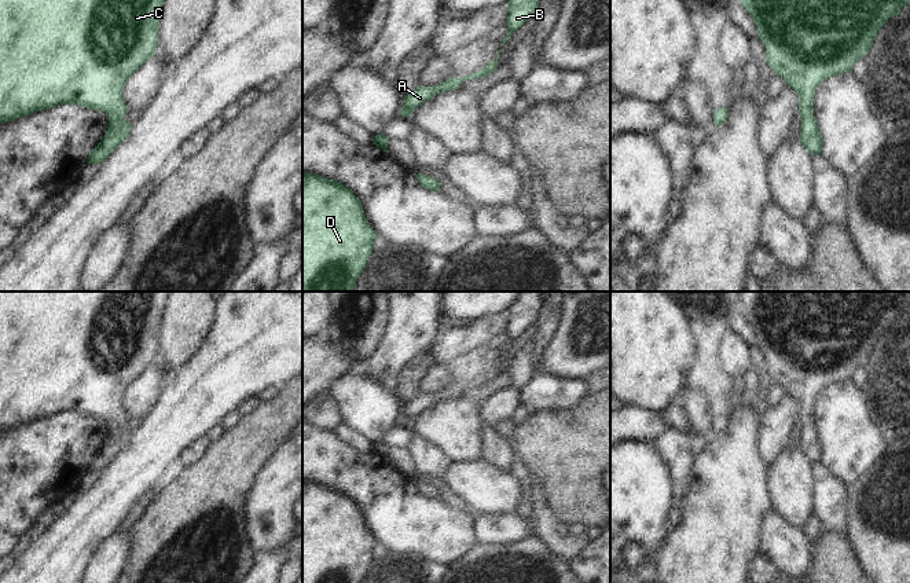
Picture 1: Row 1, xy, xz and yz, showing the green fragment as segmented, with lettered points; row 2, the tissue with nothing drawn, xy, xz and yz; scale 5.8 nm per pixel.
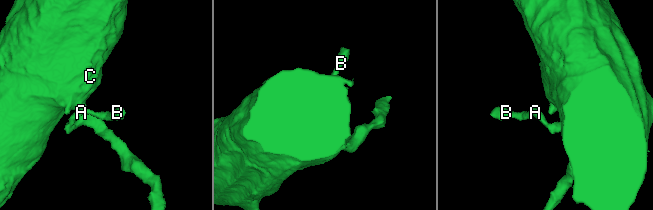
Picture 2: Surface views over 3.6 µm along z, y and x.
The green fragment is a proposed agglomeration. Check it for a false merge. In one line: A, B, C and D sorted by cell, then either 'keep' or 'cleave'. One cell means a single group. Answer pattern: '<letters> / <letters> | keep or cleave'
A B C D | keep

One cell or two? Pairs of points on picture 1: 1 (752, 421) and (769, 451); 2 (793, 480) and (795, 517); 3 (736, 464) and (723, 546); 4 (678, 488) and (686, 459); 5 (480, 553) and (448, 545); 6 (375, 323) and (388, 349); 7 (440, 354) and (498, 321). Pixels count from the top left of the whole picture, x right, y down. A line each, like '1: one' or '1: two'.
1: two
2: one
3: one
4: one
5: two
6: two
7: one

